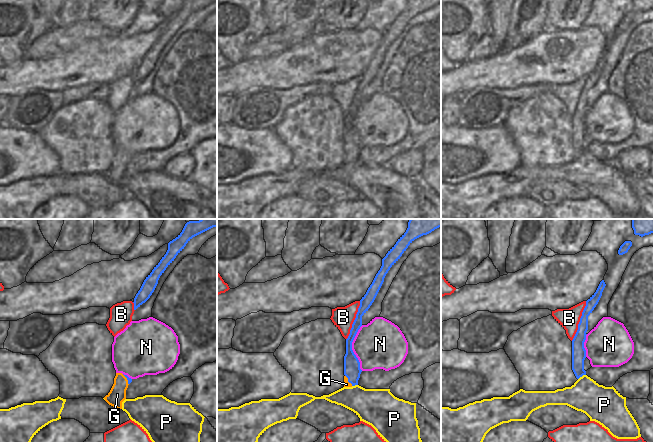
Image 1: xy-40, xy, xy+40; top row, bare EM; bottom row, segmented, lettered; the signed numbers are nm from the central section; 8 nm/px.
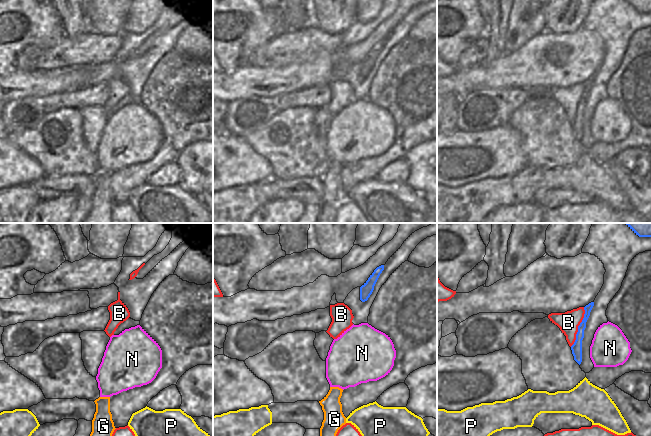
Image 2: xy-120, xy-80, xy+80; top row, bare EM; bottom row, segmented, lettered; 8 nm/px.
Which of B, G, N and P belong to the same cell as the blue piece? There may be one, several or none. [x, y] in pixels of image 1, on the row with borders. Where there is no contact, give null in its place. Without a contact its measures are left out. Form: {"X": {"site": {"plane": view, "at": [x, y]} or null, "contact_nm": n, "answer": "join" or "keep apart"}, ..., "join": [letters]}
{"B": {"site": {"plane": "xy+40", "at": [580, 321]}, "contact_nm": 340, "answer": "keep apart"}, "G": {"site": {"plane": "xy", "at": [348, 380]}, "contact_nm": 110, "answer": "keep apart"}, "N": {"site": {"plane": "xy", "at": [351, 348]}, "contact_nm": 360, "answer": "keep apart"}, "P": {"site": {"plane": "xy+40", "at": [581, 376]}, "contact_nm": 80, "answer": "keep apart"}, "join": []}

